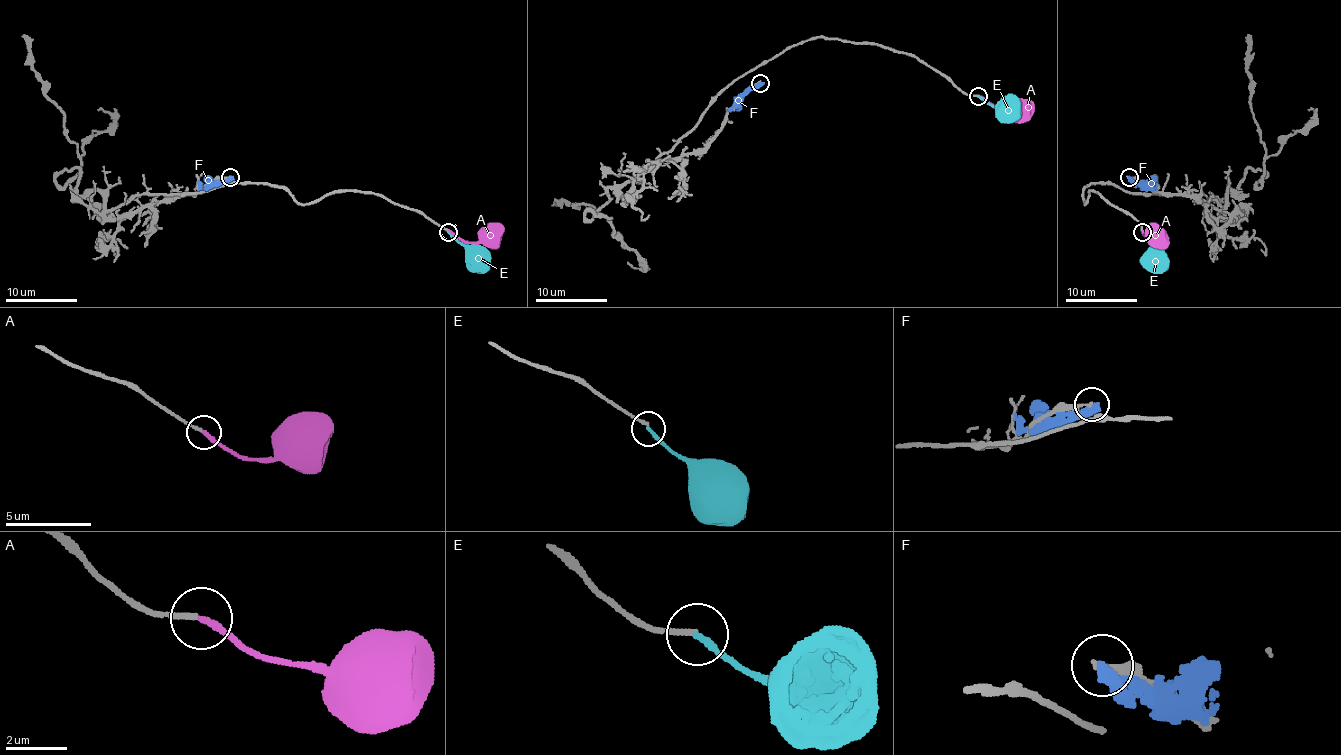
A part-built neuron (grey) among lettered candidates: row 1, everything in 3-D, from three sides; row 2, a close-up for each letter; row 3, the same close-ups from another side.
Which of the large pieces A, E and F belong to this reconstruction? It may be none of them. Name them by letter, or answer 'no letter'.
A

